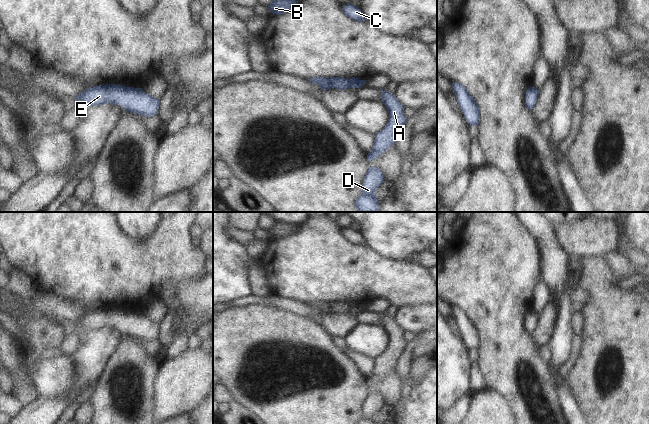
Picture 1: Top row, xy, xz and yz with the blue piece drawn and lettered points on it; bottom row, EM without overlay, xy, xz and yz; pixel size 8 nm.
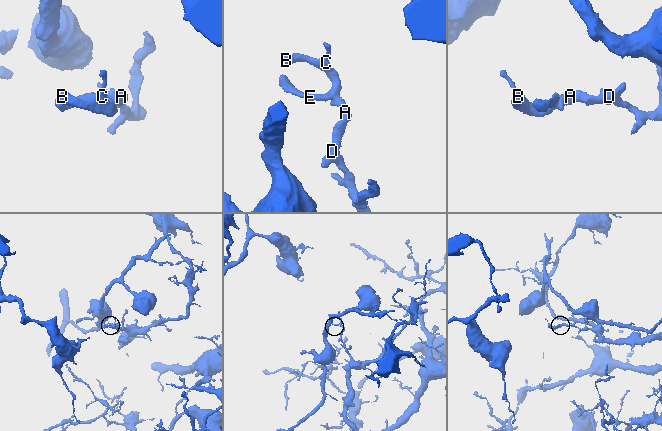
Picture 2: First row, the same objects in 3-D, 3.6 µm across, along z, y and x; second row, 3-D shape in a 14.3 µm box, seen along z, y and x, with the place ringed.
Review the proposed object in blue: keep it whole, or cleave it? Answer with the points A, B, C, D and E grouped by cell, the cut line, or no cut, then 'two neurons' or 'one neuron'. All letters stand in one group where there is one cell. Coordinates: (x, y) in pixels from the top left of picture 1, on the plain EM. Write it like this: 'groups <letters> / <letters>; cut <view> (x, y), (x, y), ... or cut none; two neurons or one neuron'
groups A B C D E; cut none; one neuron

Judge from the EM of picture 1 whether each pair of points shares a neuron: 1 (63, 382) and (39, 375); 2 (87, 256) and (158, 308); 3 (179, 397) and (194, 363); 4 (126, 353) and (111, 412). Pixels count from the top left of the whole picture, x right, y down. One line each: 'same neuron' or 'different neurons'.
1: same neuron
2: different neurons
3: same neuron
4: same neuron

